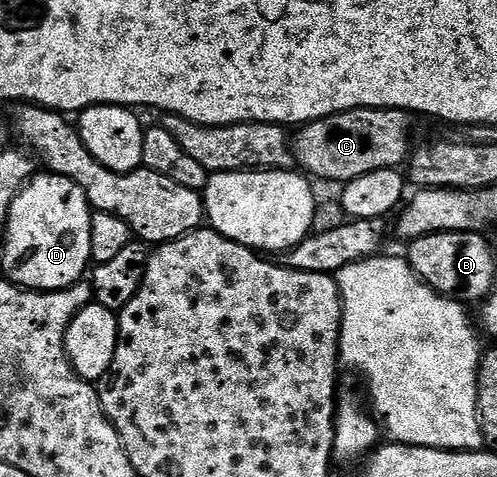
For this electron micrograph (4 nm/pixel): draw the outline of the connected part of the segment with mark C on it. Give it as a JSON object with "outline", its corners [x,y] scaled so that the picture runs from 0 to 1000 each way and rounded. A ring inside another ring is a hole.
{"outline":[[[704,229],[622,254],[592,281],[590,329],[628,373],[680,384],[742,367],[742,358],[803,354],[831,319],[827,252],[829,239],[815,229]]]}

